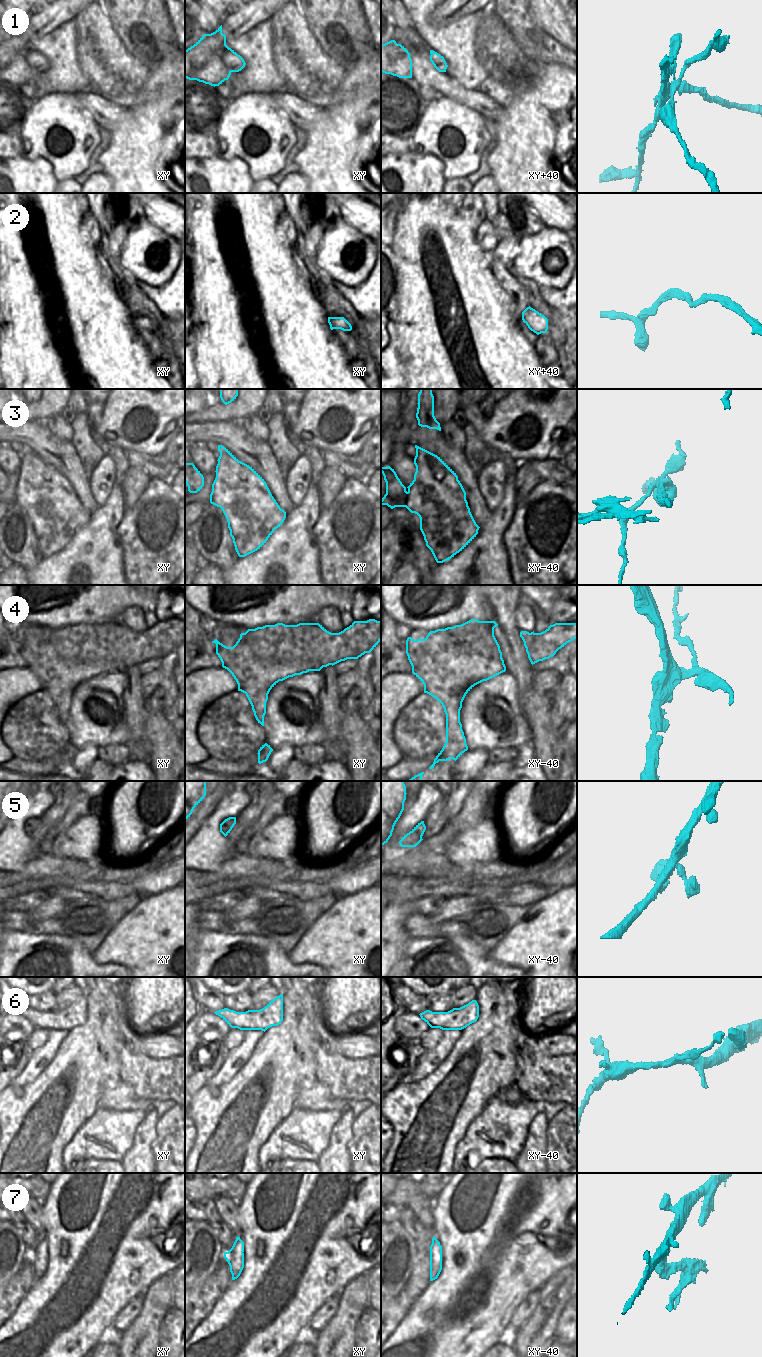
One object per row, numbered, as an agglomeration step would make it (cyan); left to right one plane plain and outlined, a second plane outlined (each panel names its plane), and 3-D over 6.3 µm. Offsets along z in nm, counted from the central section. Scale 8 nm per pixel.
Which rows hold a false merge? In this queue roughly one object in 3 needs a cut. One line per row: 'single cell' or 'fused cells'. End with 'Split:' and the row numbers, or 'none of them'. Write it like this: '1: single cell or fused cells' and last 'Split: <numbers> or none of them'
1: fused cells
2: single cell
3: fused cells
4: fused cells
5: single cell
6: single cell
7: fused cells
Split: 1, 3, 4, 7

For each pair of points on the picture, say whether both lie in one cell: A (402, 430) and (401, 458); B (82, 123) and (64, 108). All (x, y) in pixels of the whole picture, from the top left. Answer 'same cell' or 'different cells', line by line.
A: different cells
B: same cell

